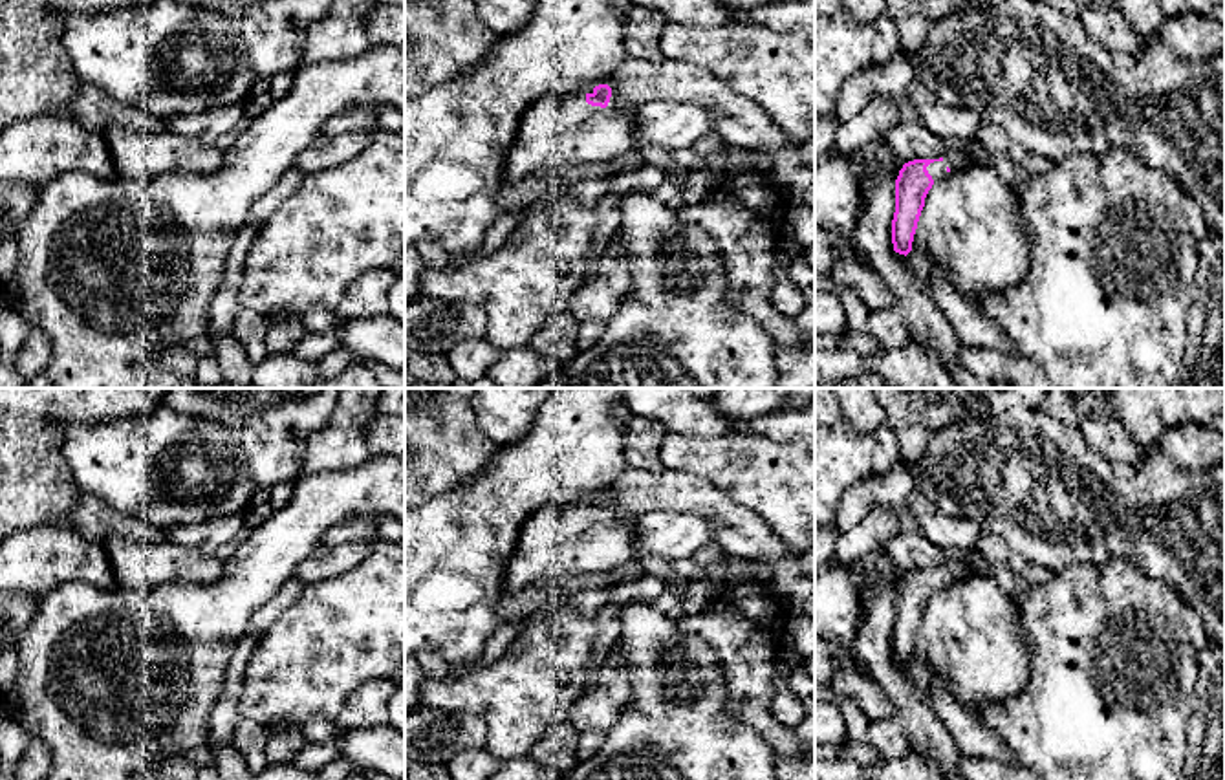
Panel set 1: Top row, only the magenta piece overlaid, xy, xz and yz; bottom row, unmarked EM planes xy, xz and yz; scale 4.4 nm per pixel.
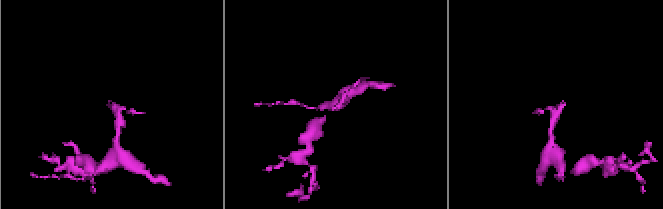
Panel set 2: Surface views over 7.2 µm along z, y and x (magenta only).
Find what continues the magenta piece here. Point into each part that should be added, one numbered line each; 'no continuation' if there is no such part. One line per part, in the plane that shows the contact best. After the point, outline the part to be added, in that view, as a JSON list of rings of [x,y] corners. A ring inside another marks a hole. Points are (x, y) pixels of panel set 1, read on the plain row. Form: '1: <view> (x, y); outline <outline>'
1: yz (976, 563); outline [[[978,551],[967,558],[943,560],[941,571],[934,571],[927,577],[934,593],[945,590],[945,586],[963,575],[991,573],[991,562]]]

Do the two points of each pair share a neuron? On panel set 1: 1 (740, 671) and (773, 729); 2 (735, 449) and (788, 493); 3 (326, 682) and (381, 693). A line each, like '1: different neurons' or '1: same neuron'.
1: same neuron
2: same neuron
3: different neurons

